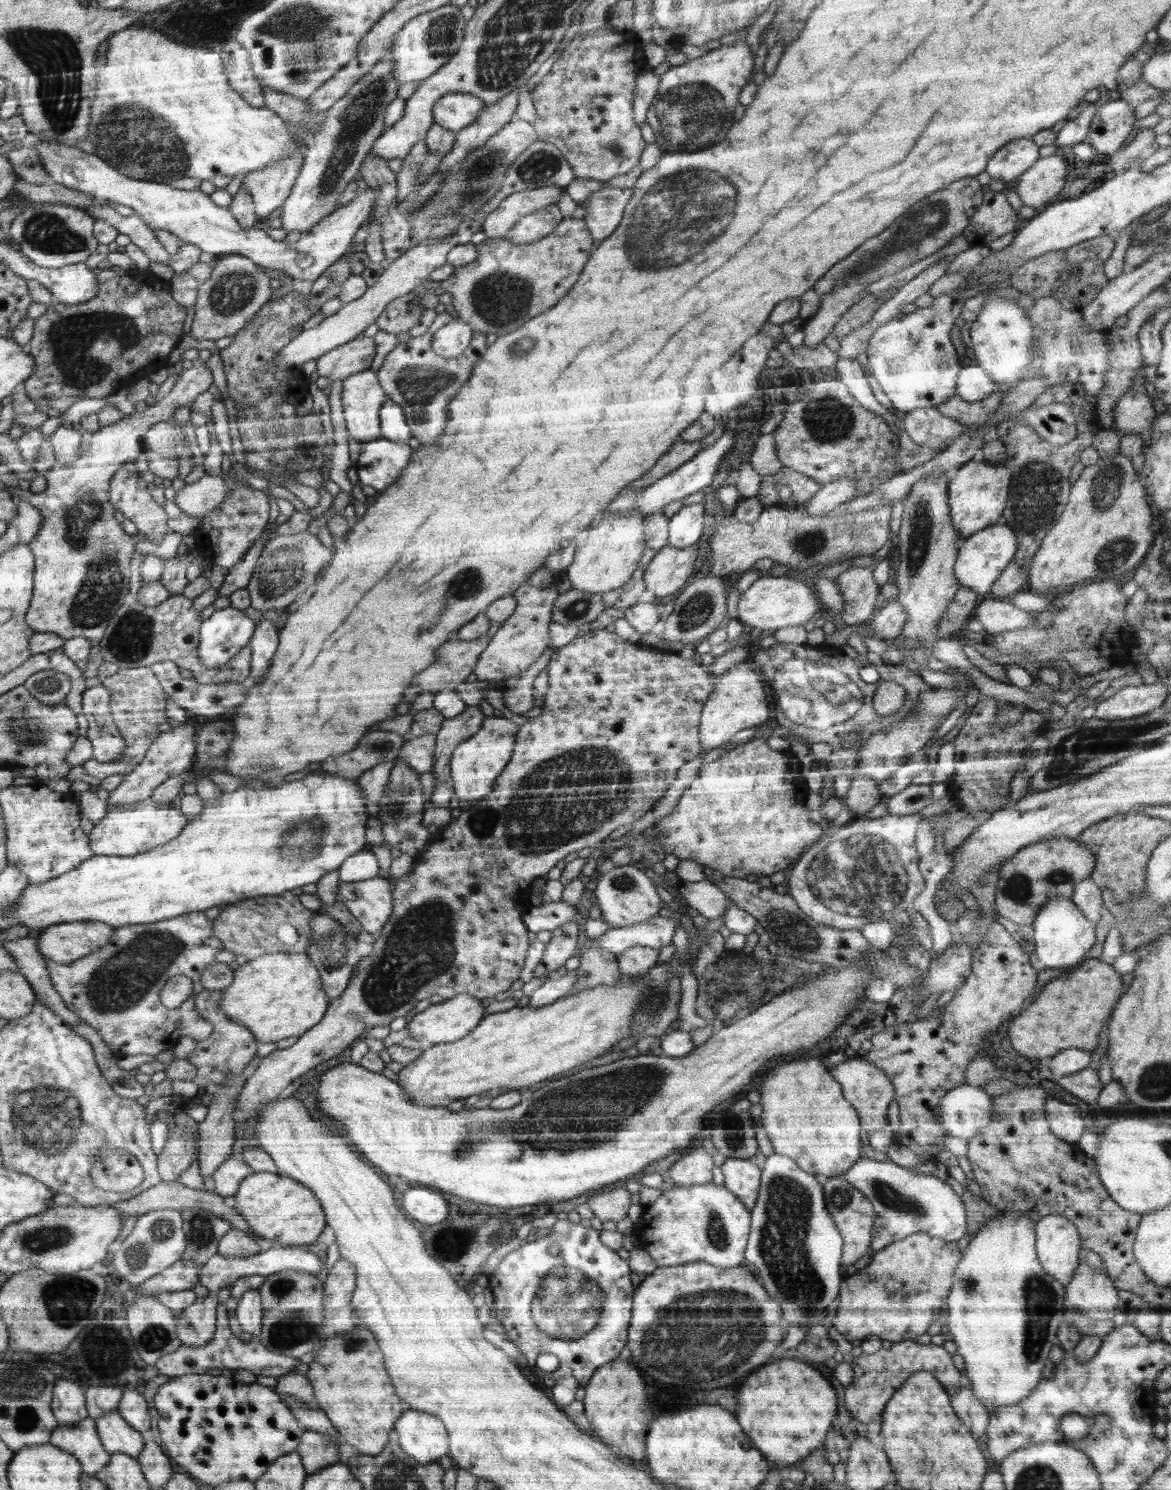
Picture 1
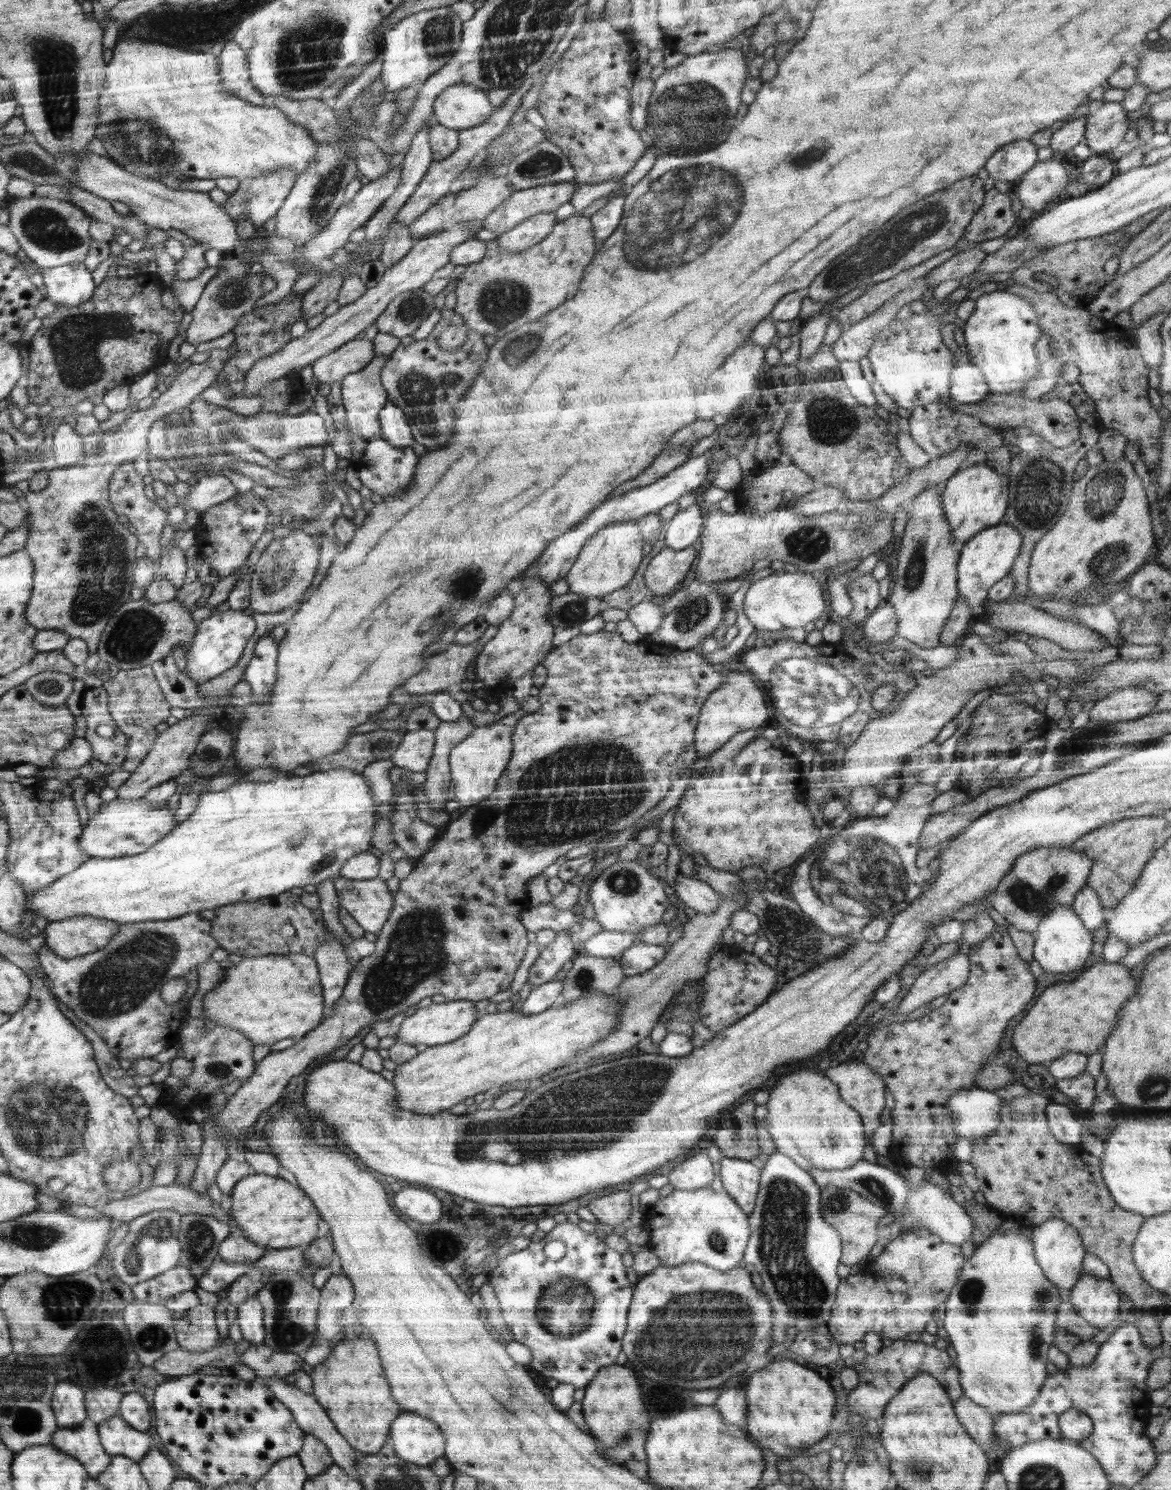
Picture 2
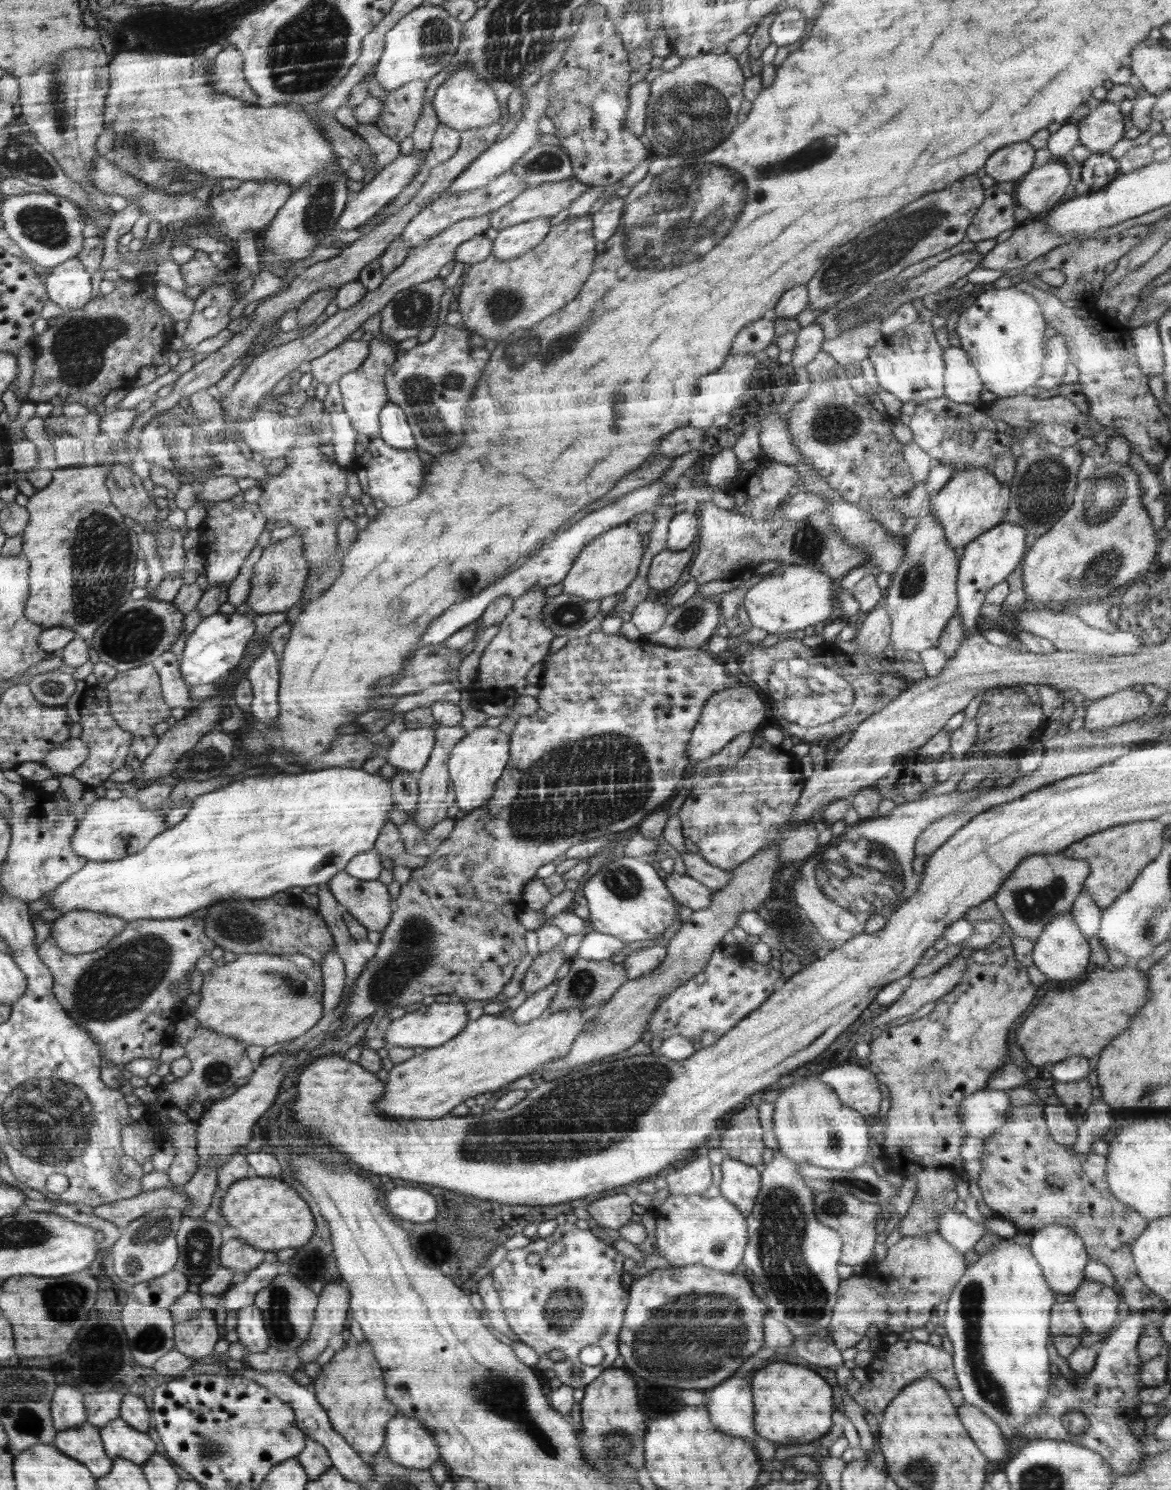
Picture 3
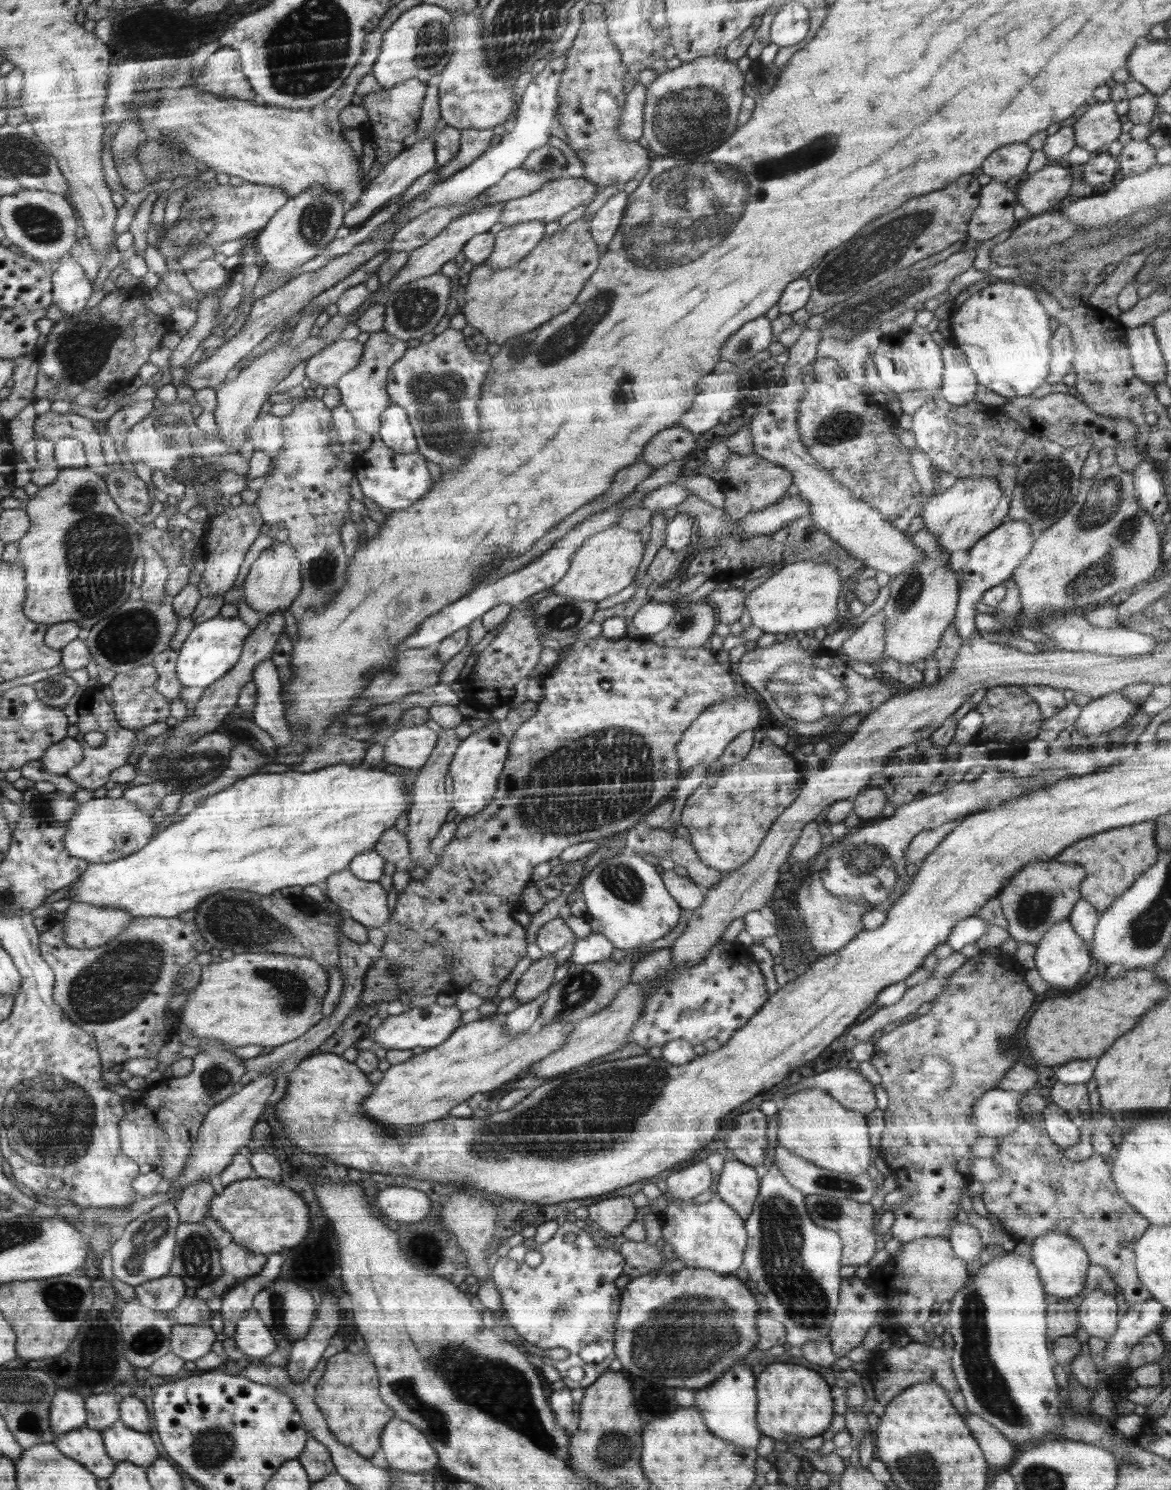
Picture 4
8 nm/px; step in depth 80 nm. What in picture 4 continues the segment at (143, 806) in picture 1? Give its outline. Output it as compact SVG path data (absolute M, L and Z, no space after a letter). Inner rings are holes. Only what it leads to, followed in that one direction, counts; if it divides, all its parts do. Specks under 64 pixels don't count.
M124 797L95 798L80 803L80 807L66 823L64 846L68 854L87 860L89 863L107 863L123 859L142 850L151 842L157 831L155 821L158 815L152 815Z

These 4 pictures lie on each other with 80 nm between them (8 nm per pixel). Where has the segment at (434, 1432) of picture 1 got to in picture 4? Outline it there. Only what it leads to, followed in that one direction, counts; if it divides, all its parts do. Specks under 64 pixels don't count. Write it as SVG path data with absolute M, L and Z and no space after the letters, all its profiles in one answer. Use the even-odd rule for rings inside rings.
M395 1417L381 1440L386 1460L398 1470L421 1472L439 1467L439 1455L422 1430L410 1421Z

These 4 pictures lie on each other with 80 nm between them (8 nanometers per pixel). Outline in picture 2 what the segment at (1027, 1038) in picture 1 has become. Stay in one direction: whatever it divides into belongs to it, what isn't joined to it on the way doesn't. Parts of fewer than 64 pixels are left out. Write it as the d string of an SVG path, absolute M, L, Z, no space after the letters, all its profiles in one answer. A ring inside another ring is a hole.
M1102 960L1091 961L1080 976L1074 978L1072 982L1060 982L1050 988L1046 988L1038 1002L1030 1008L1030 1012L1018 1022L1014 1028L1012 1042L1018 1050L1018 1054L1032 1064L1040 1064L1044 1060L1054 1060L1059 1056L1064 1056L1066 1052L1084 1052L1084 1054L1094 1054L1108 1038L1112 1028L1116 1026L1116 1016L1120 1006L1126 1003L1129 996L1134 994L1138 980L1130 976L1130 968L1122 966L1120 963L1105 963Z

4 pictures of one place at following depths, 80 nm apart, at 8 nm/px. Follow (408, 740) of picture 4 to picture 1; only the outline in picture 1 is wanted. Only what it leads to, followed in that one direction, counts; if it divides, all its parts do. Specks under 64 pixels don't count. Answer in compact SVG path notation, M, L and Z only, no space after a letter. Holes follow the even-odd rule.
M433 734L410 738L403 744L399 753L400 760L406 760L412 770L417 773L432 772L435 766L435 749L438 737Z

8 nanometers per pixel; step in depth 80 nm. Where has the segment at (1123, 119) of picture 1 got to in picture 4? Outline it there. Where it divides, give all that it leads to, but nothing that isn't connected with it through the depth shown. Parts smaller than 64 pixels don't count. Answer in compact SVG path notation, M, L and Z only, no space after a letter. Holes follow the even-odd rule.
M1098 101L1072 126L1075 146L1094 153L1099 148L1118 141L1121 135L1119 114L1114 101Z

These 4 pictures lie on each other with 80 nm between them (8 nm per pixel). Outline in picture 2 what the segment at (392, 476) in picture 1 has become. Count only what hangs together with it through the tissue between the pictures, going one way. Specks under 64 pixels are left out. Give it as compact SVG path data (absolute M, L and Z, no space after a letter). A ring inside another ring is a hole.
M377 438L367 443L361 460L354 465L361 483L370 488L374 494L386 498L400 494L410 484L416 462L418 462L418 456L412 452L412 448L392 445L387 440Z

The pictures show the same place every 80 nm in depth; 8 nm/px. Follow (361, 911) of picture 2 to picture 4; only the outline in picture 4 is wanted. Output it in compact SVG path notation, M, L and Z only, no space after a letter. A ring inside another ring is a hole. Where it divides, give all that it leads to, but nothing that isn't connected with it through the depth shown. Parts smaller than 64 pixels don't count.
M344 869L331 875L324 884L327 898L334 902L339 910L347 910L354 920L368 929L386 929L386 892L379 881L362 880L355 873Z

